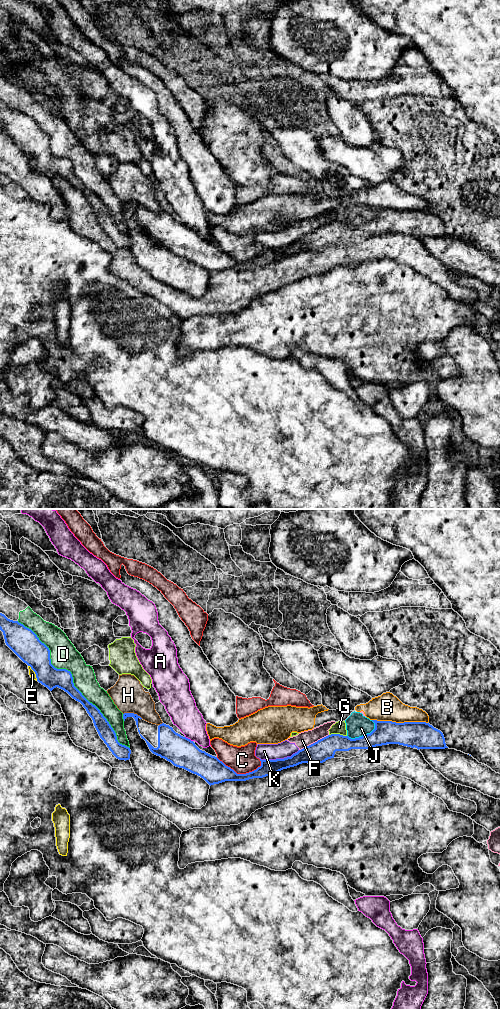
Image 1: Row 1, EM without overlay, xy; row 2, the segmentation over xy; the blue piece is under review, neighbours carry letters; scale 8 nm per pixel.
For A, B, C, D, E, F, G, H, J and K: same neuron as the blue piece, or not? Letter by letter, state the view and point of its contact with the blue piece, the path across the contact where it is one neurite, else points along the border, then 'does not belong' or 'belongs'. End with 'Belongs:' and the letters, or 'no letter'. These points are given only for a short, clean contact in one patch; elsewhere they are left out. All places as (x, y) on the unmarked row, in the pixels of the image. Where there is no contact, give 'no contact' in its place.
A: meets blue in xy at (189, 227); does not belong
B: meets blue in xy at (400, 211); does not belong
C: meets blue in xy at (239, 262); border along xy (216, 245), (237, 261), (248, 261), (261, 253); does not belong
D: meets blue in xy at (72, 168); does not belong
E: meets blue in xy at (35, 161); does not belong
F: meets blue in xy at (313, 231); does not belong
G: meets blue in xy at (338, 222); does not belong
H: meets blue in xy at (133, 201); border along xy (123, 201), (136, 201), (142, 206); does not belong
J: meets blue in xy at (364, 223); border along xy (375, 211), (375, 215), (369, 221), (354, 226), (347, 224); does not belong
K: meets blue in xy at (279, 247); does not belong
Belongs: no letter

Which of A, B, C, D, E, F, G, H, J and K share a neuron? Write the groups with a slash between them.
A / B / C / D / E / F K / G J / H

